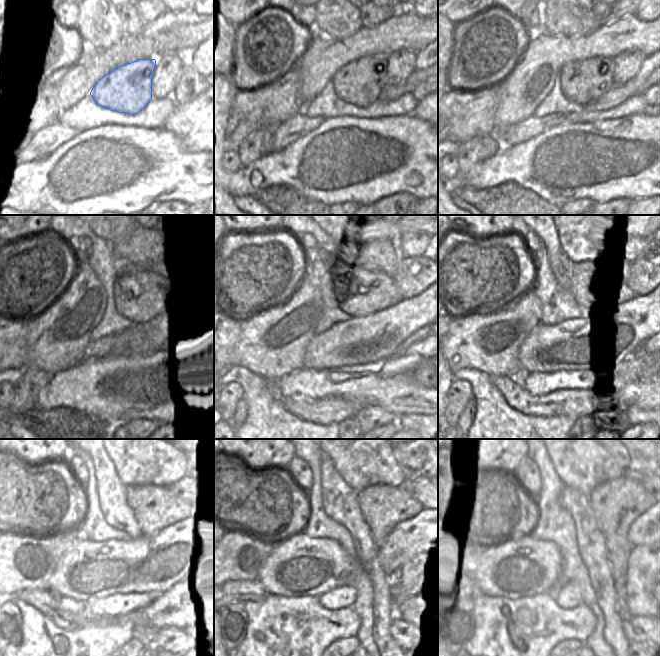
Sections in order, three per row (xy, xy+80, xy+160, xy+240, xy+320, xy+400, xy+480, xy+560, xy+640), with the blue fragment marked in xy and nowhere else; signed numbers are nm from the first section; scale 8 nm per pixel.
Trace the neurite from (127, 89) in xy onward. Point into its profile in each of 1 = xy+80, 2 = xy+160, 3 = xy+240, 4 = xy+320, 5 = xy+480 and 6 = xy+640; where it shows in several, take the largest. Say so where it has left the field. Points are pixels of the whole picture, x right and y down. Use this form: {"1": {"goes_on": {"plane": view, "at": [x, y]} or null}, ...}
{"1": {"goes_on": {"plane": "xy+80", "at": [360, 83]}}, "2": {"goes_on": {"plane": "xy+160", "at": [582, 82]}}, "3": {"goes_on": {"plane": "xy+240", "at": [140, 295]}}, "4": {"goes_on": {"plane": "xy+320", "at": [362, 290]}}, "5": {"goes_on": {"plane": "xy+480", "at": [154, 508]}}, "6": {"goes_on": {"plane": "xy+640", "at": [616, 504]}}}

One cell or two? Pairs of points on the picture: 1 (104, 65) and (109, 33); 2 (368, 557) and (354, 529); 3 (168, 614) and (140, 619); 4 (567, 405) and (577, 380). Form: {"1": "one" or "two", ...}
{"1": "two", "2": "one", "3": "one", "4": "two"}

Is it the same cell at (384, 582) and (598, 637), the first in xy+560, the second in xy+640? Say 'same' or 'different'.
different

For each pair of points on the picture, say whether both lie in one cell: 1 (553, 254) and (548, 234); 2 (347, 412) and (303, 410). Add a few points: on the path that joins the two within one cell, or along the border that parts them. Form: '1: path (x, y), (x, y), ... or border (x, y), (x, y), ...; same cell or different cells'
1: path (553, 249), (550, 239); same cell
2: path (336, 410), (314, 410); same cell

